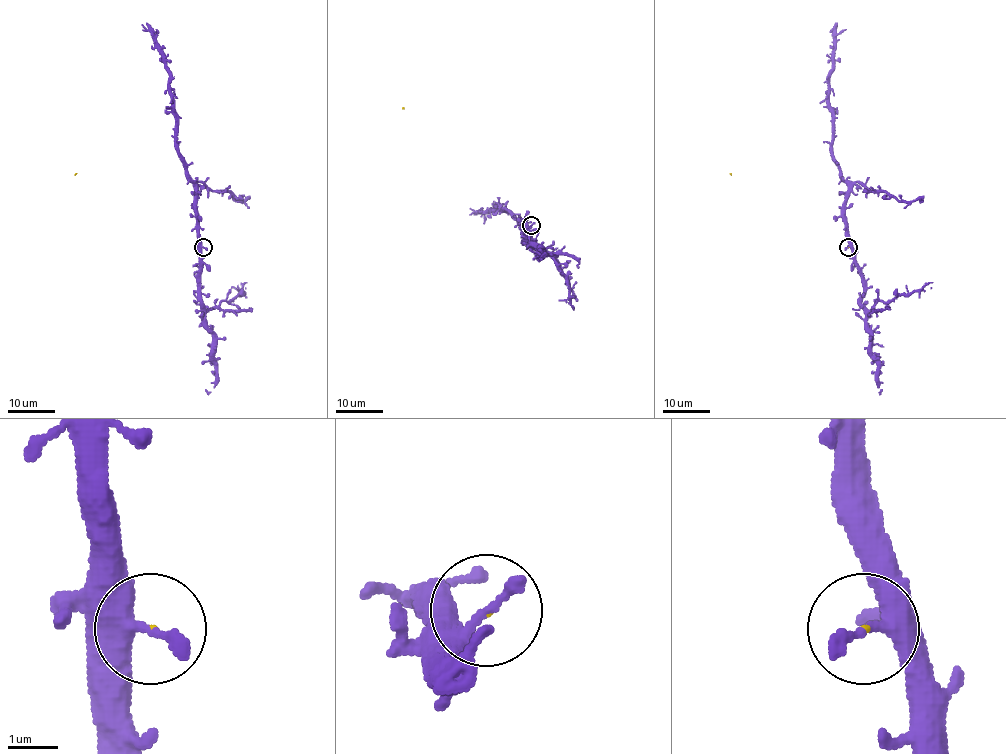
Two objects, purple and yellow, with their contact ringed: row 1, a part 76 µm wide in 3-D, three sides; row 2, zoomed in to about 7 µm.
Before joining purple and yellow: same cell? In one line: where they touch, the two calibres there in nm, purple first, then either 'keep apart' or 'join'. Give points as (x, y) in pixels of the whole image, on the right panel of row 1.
(848, 247) | 380/40 nm | keep apart

